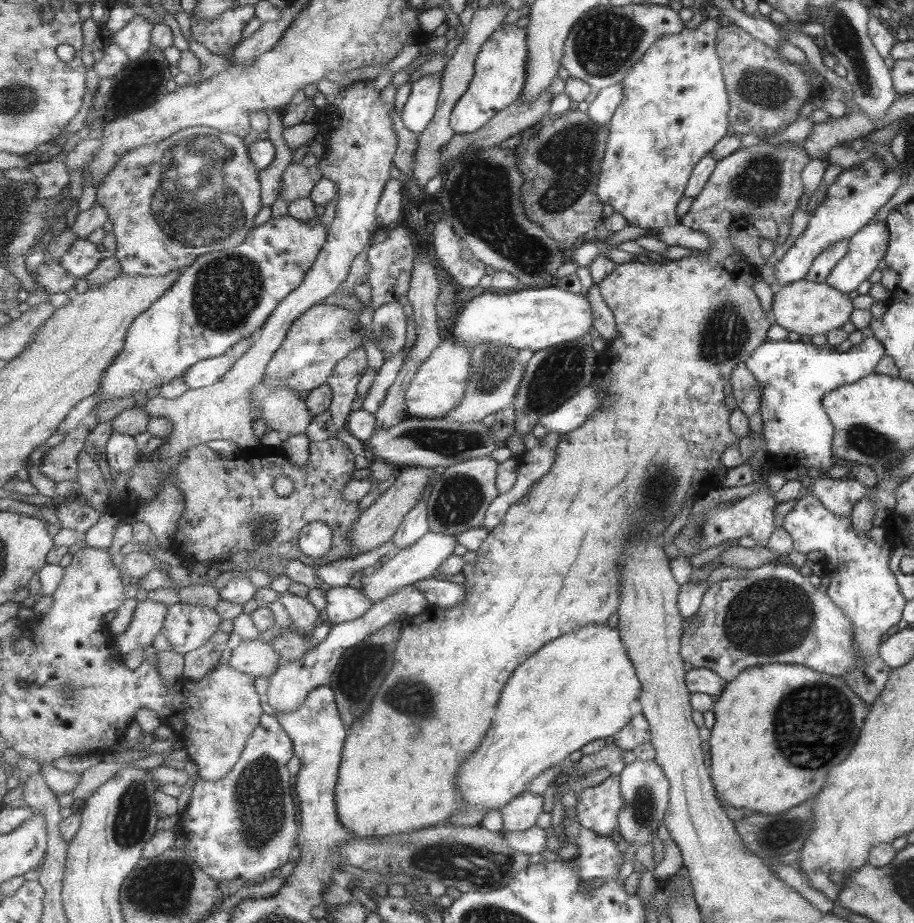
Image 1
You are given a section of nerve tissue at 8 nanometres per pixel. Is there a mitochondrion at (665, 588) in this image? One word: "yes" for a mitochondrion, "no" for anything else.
no

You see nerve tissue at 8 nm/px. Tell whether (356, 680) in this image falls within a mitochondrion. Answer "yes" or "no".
yes

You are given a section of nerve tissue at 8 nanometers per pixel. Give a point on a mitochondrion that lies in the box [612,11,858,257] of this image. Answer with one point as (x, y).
(758, 182)

